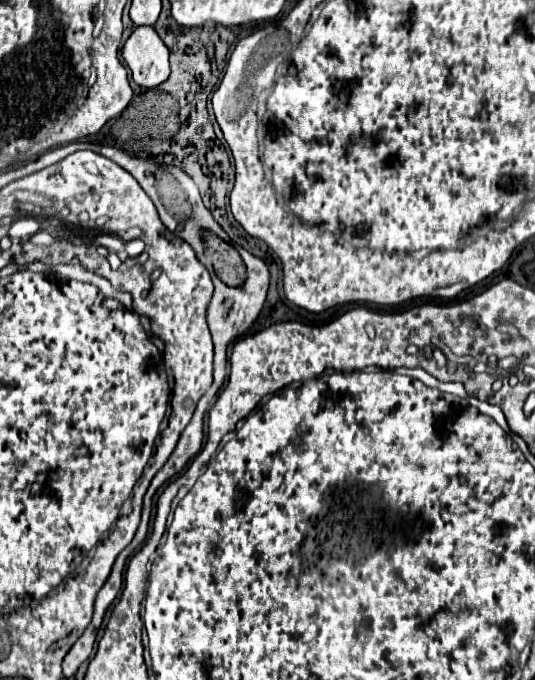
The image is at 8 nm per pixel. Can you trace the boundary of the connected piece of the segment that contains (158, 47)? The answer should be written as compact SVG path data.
M137 26L123 46L123 60L141 88L155 88L169 78L169 48L153 26Z

